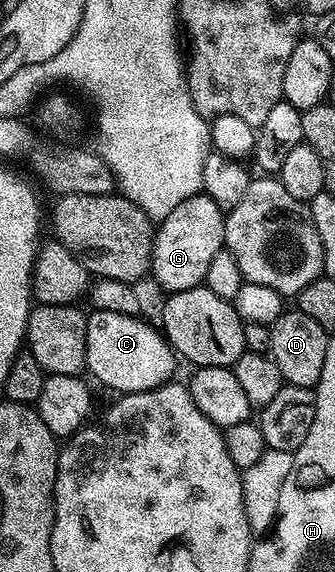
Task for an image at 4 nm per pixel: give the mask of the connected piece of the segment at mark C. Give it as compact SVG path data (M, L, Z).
M93 310L86 325L87 374L92 374L104 387L116 393L149 391L160 387L173 378L177 358L161 332L141 322L142 319L114 313Z

